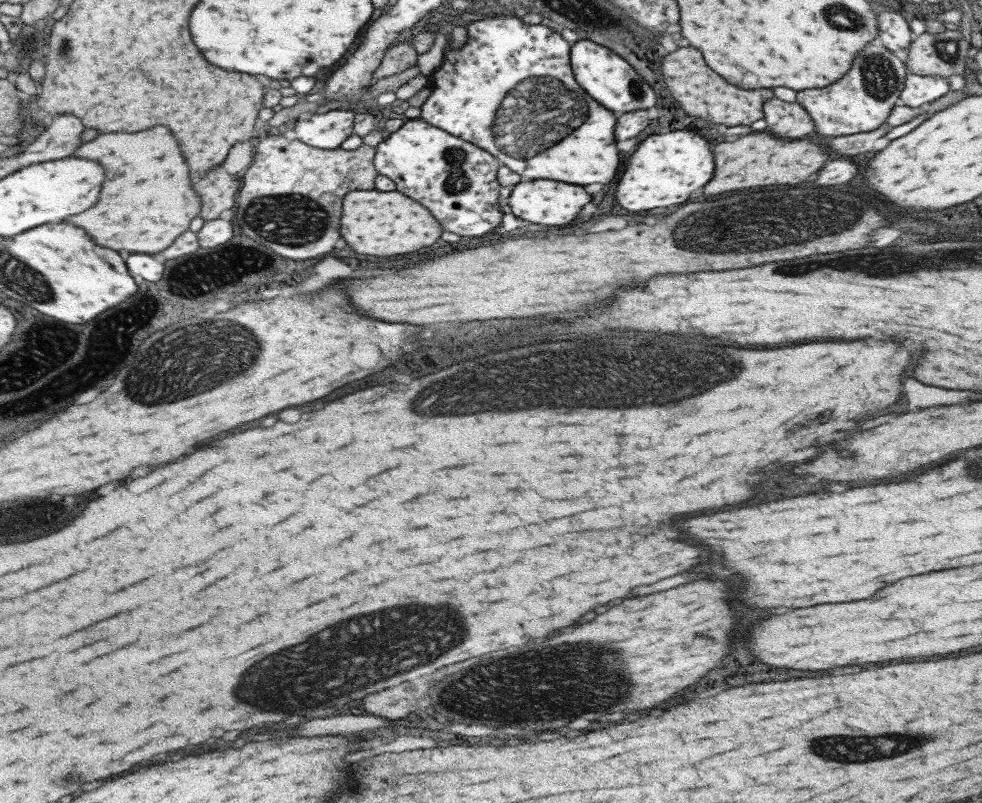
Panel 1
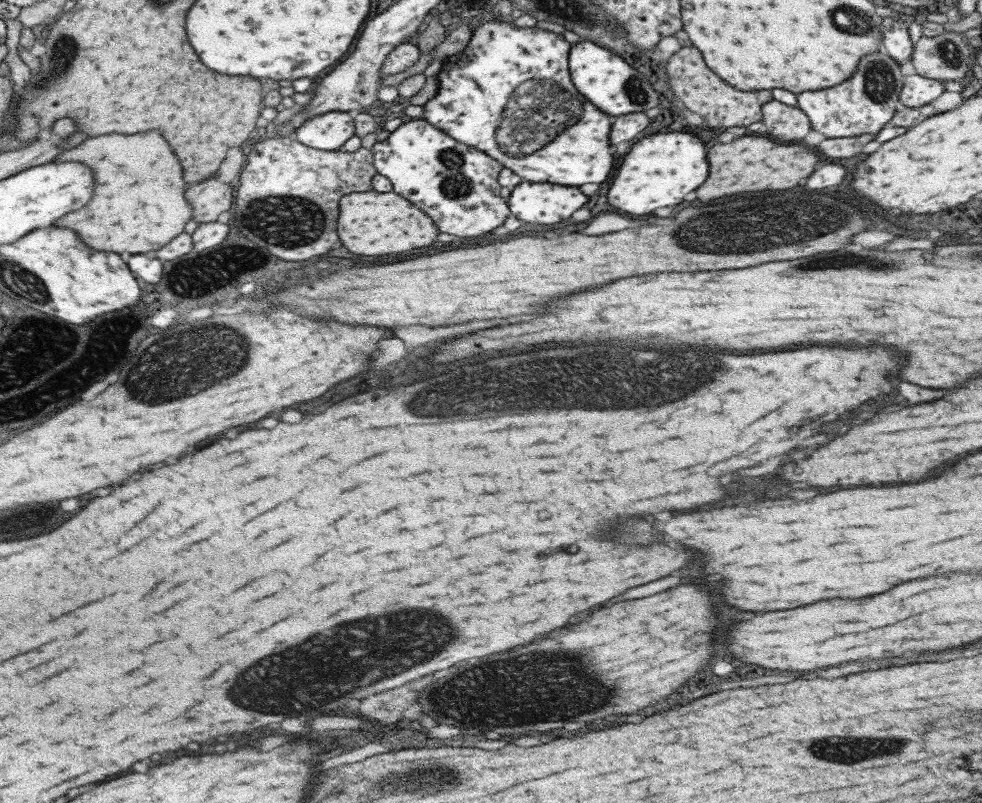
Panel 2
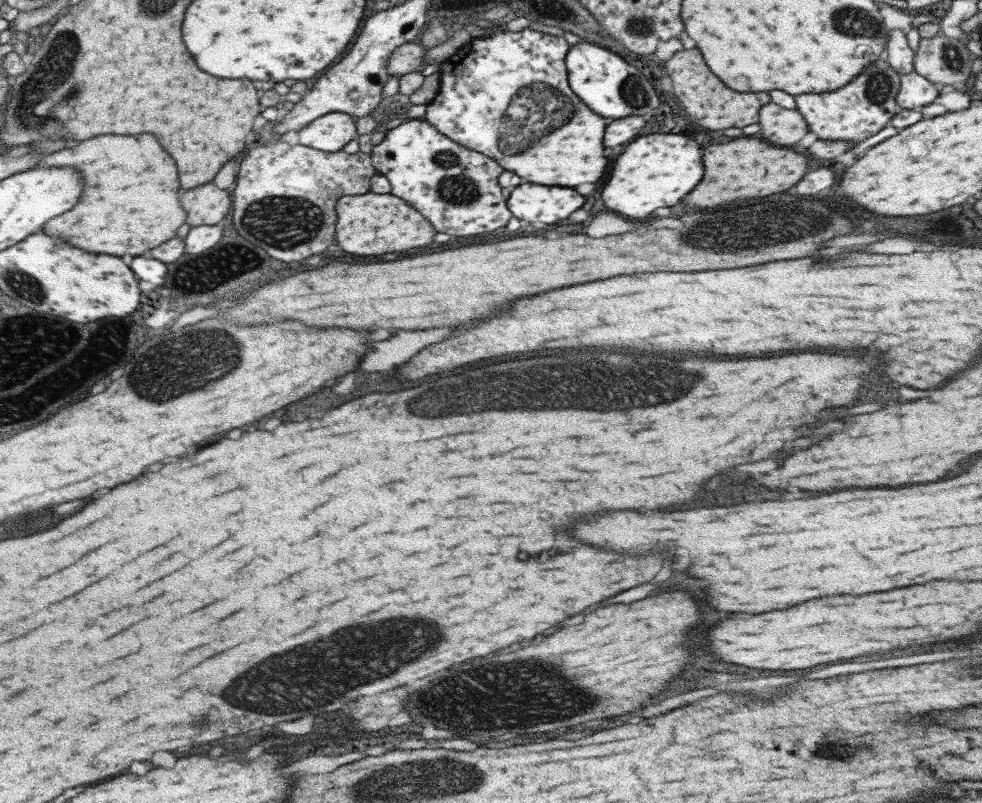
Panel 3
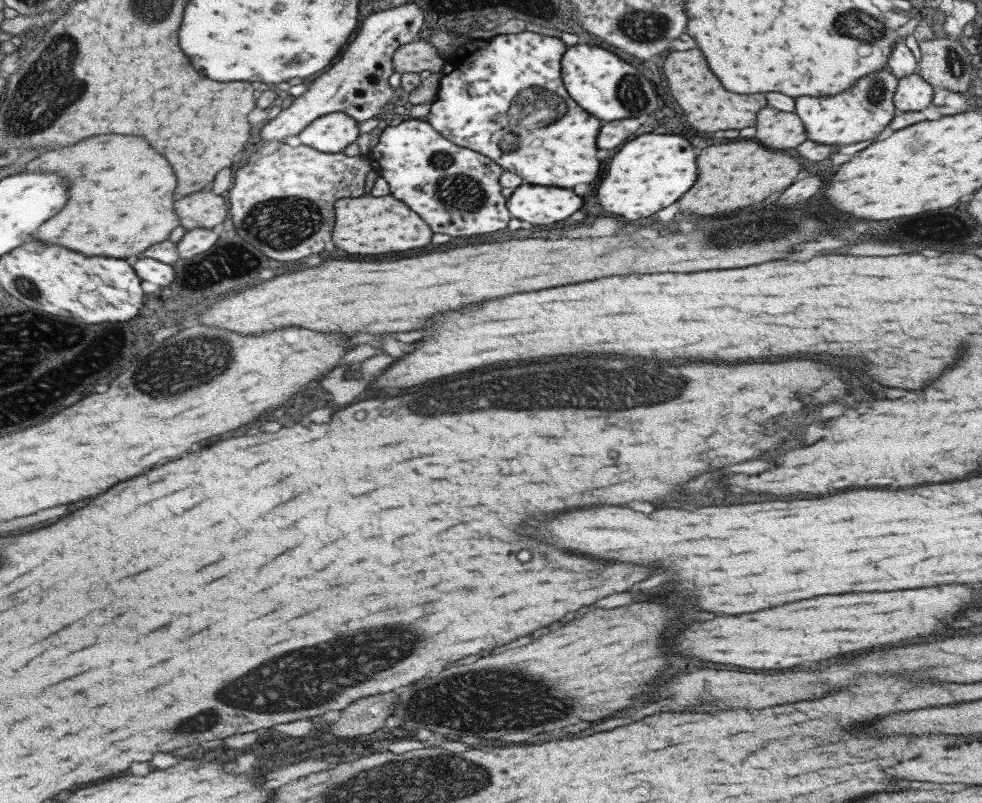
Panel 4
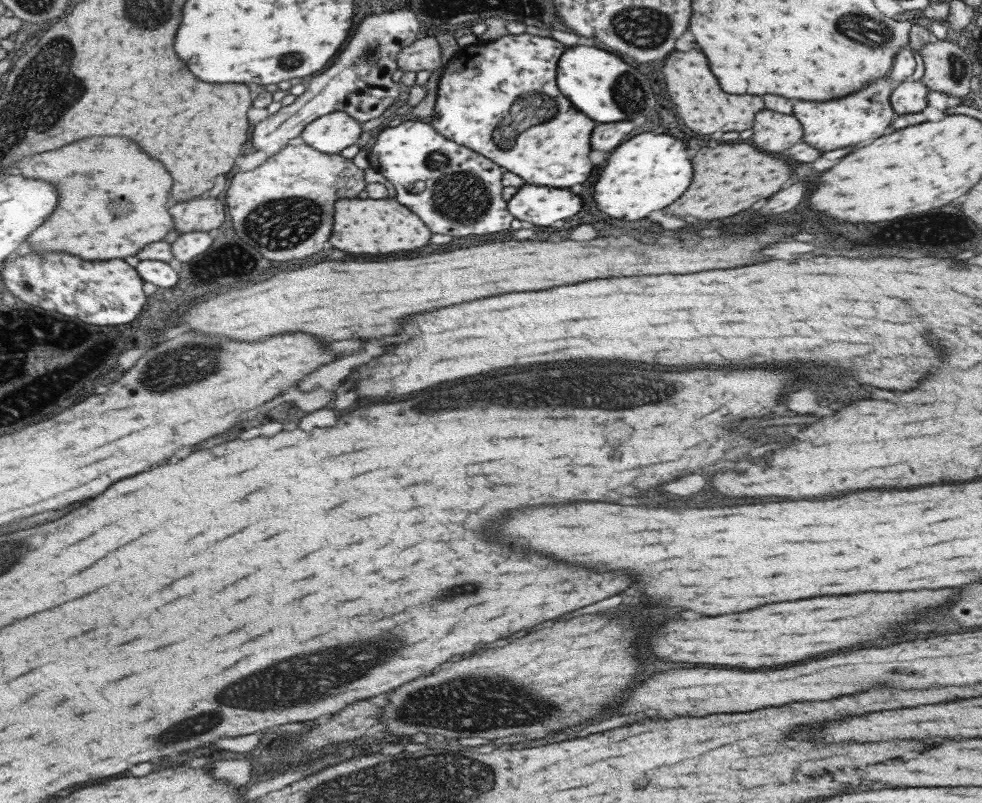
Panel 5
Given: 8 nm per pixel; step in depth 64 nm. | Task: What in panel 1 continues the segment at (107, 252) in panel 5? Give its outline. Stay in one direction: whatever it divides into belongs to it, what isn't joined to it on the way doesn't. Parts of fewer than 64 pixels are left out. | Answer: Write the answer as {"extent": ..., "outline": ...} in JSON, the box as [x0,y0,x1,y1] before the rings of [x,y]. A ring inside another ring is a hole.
{"extent":[65,126,201,254],"outline":[[[155,126],[133,134],[123,134],[123,132],[101,134],[79,145],[71,156],[95,160],[103,168],[103,184],[99,188],[99,200],[89,208],[89,212],[81,212],[79,216],[71,216],[71,220],[65,220],[67,224],[75,224],[77,228],[83,228],[83,232],[89,238],[93,238],[95,244],[99,244],[101,248],[111,248],[115,252],[127,250],[127,252],[145,252],[145,254],[161,252],[171,245],[177,236],[187,231],[191,219],[199,214],[201,202],[199,198],[195,198],[191,190],[187,166],[179,154],[173,136],[163,126],[161,128]]]}

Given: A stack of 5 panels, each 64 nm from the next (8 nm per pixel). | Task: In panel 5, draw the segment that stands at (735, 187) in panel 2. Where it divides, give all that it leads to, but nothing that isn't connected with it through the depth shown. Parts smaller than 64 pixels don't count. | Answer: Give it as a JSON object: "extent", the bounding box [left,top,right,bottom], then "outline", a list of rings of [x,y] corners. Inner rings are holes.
{"extent":[663,144,789,220],"outline":[[[729,144],[717,148],[699,148],[691,158],[691,184],[675,204],[663,212],[677,218],[695,218],[695,220],[715,220],[725,218],[735,212],[741,212],[761,198],[767,198],[779,192],[781,184],[789,178],[789,164],[785,160],[773,158],[769,154],[757,152],[749,144]]]}

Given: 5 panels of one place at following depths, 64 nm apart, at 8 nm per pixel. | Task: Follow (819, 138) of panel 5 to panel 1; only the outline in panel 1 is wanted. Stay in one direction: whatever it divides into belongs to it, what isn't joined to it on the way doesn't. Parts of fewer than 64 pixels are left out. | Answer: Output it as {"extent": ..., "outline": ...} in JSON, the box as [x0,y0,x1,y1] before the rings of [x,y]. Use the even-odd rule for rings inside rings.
{"extent":[797,40,907,136],"outline":[[[877,40],[865,44],[863,49],[837,82],[825,88],[797,92],[797,104],[811,116],[817,134],[849,136],[855,132],[871,132],[885,124],[891,108],[901,104],[899,95],[907,74],[904,64]]]}

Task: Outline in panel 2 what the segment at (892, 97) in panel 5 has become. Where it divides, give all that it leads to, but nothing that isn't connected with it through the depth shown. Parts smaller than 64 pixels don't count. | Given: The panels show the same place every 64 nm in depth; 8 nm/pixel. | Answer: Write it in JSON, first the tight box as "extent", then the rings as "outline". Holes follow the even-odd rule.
{"extent":[898,71,944,108],"outline":[[[908,71],[904,74],[898,100],[904,107],[917,108],[935,100],[944,91],[943,85],[939,80]]]}

